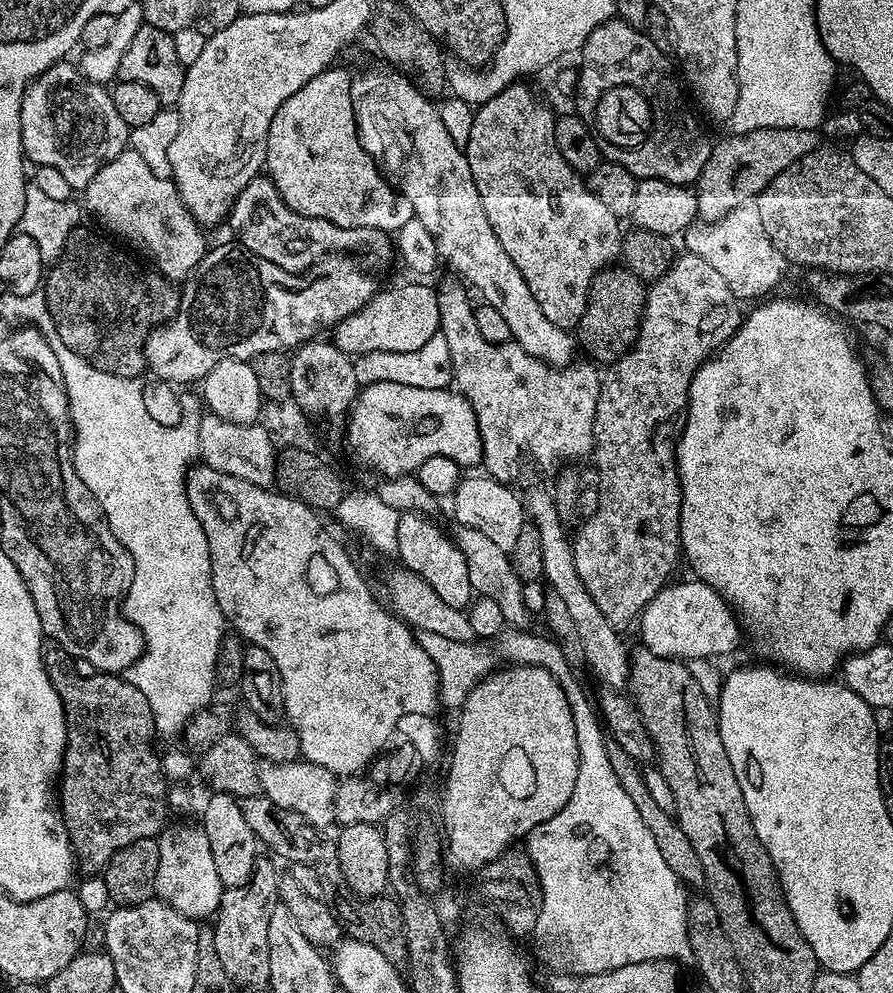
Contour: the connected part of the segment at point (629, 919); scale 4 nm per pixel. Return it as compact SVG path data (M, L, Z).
M531 631L525 636L516 636L516 656L536 656L536 664L562 686L574 717L578 744L578 782L574 782L570 802L554 818L534 826L526 838L526 851L540 880L542 906L535 935L540 936L541 958L552 967L553 973L569 972L572 976L592 976L595 972L643 960L687 961L692 955L688 941L689 895L685 885L672 875L670 866L666 866L650 830L646 830L638 809L630 802L626 790L622 790L622 782L618 782L610 766L604 745L606 732L593 701L592 704L588 701L563 652L551 639L543 640Z

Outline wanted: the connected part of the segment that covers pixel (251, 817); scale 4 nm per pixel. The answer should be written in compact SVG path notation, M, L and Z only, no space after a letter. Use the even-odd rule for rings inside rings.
M259 796L239 797L240 809L246 817L250 830L254 830L257 841L268 848L273 848L289 865L301 864L310 866L322 885L322 899L330 911L340 921L340 927L351 939L366 942L366 946L374 946L374 950L382 950L383 956L391 964L400 966L407 961L406 930L402 922L402 910L399 899L391 895L356 896L354 890L346 882L346 874L342 872L342 862L338 860L338 850L325 833L308 824L302 814L294 814L294 810L282 810L282 806L274 806L270 798Z

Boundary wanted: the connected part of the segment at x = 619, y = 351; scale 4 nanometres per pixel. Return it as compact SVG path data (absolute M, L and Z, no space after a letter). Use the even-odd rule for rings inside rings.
M609 266L596 275L590 286L588 305L578 325L578 344L593 356L589 357L597 365L611 366L635 344L636 336L640 333L640 319L644 317L645 295L645 281L639 280L629 268Z

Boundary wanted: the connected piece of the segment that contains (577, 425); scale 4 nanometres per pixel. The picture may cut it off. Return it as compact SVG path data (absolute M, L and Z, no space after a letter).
M451 279L442 281L436 288L438 309L441 311L439 332L446 336L455 387L468 399L478 418L484 451L483 471L493 480L511 485L512 479L520 472L520 459L523 456L529 456L540 468L553 470L569 462L576 462L572 460L580 460L583 456L591 457L596 447L594 414L598 406L602 379L597 365L592 362L573 362L567 368L554 368L551 364L526 354L526 350L522 350L522 346L514 342L486 342L486 338L478 334L478 322L474 322L474 304L473 301L468 301L469 289L459 279Z

